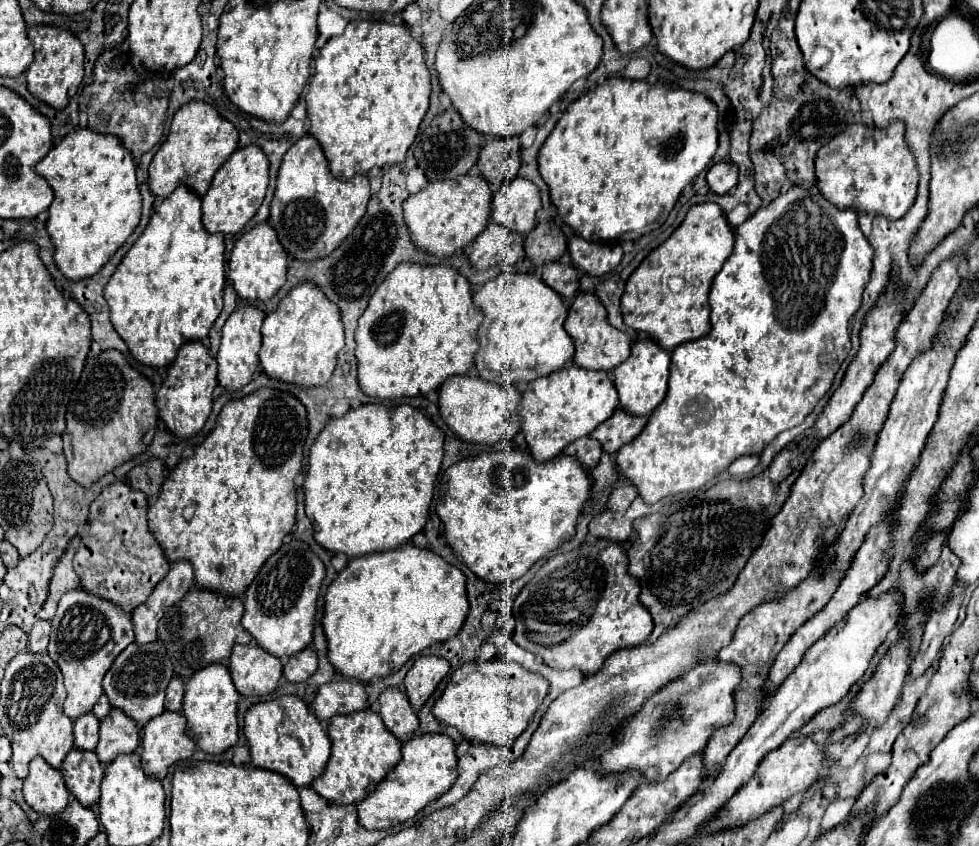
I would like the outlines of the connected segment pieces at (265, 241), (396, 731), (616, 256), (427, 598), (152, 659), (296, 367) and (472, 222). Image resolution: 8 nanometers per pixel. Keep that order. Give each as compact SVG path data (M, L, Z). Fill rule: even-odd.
M266 222L256 224L250 232L236 240L236 246L228 260L228 278L236 294L244 300L270 300L286 282L288 256L280 246L276 232Z
M388 688L380 694L380 718L384 720L386 728L400 740L412 736L418 728L418 716L412 710L408 696L398 688Z
M572 236L568 240L568 252L570 252L570 260L574 264L574 268L584 270L588 276L602 276L612 272L620 260L622 260L622 246L618 242L588 242L580 236Z
M404 544L396 550L388 550L388 552L372 552L372 554L364 554L360 558L352 558L348 560L346 568L336 576L336 580L328 586L326 594L324 594L324 616L322 616L322 628L324 628L324 636L328 642L328 662L334 666L334 670L338 674L342 674L344 678L358 678L358 682L368 684L368 680L374 678L386 678L396 674L414 654L422 652L424 648L432 646L434 642L444 642L448 638L454 638L456 632L460 632L460 626L464 622L468 614L468 600L466 600L466 578L464 574L450 566L448 562L444 562L438 554L434 554L432 550L424 550L418 548L414 544Z
M160 642L136 646L130 644L122 650L122 654L114 660L110 670L106 672L102 680L104 694L108 696L108 702L112 708L122 710L126 716L130 716L140 728L150 720L156 718L164 712L164 696L166 696L166 686L172 678L172 662L166 656L166 650Z
M296 286L262 324L262 348L258 352L266 376L302 388L324 386L344 346L344 330L336 306L316 290L316 286Z
M464 174L464 178L456 178L452 182L428 184L422 192L408 196L402 204L412 244L432 256L452 256L488 226L490 200L490 184L478 174Z

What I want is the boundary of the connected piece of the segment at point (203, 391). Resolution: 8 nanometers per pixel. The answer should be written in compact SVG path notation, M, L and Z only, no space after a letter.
M186 342L174 360L174 364L168 368L168 376L162 384L162 388L156 394L156 408L158 416L164 420L166 428L180 440L188 440L196 436L210 412L212 412L212 392L216 388L216 360L210 356L208 348L202 342Z

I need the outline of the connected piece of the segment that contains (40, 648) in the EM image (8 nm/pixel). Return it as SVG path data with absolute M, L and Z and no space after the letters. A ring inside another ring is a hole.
M40 620L32 626L30 634L28 634L28 650L32 654L40 654L46 652L48 646L48 634L50 634L50 622L48 620Z

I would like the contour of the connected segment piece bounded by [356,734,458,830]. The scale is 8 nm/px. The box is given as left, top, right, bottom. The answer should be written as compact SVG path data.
M422 734L410 738L402 746L402 762L388 772L388 776L378 784L376 792L368 794L356 804L358 820L368 830L388 830L414 818L430 800L446 794L458 778L458 758L456 744L446 734Z

